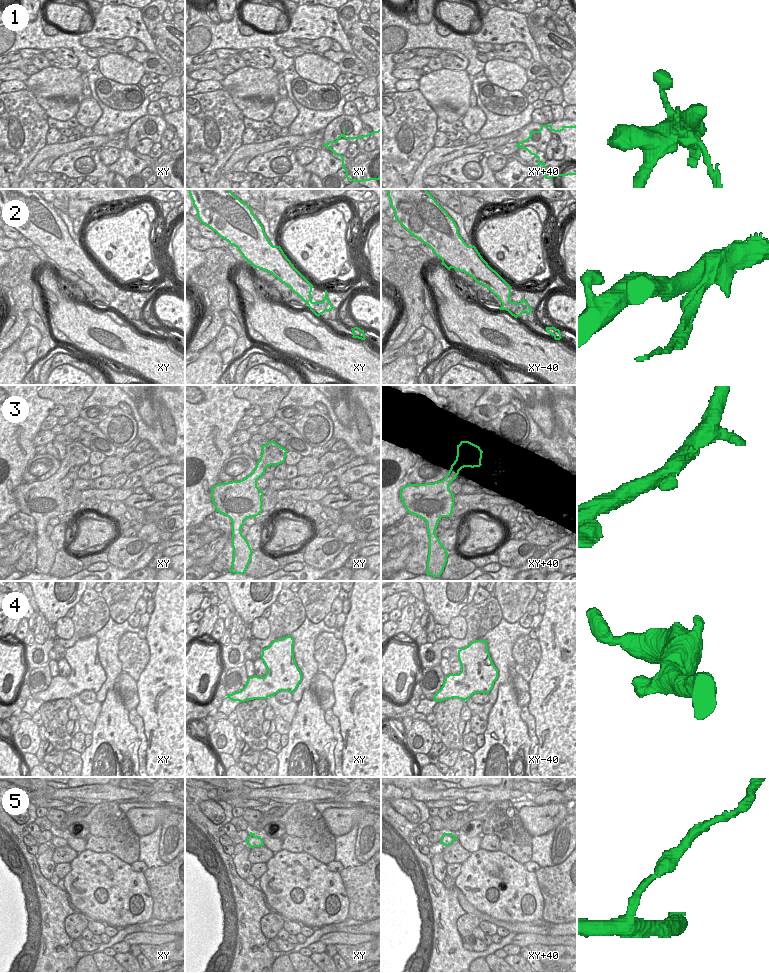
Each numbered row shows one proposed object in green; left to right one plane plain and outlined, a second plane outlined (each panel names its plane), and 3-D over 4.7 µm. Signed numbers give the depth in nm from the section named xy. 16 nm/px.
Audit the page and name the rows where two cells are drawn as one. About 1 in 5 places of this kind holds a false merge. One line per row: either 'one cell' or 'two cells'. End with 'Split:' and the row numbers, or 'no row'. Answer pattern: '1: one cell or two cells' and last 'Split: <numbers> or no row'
1: two cells
2: two cells
3: one cell
4: one cell
5: one cell
Split: 1, 2

